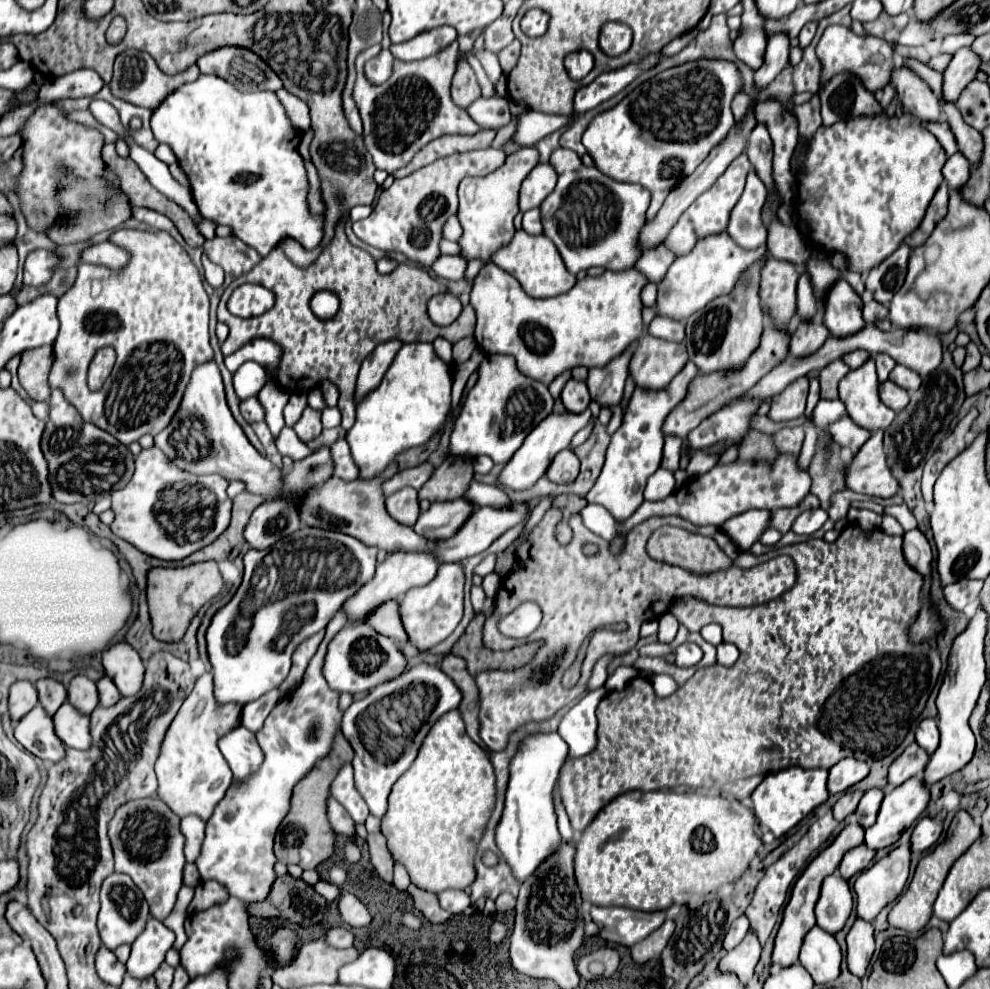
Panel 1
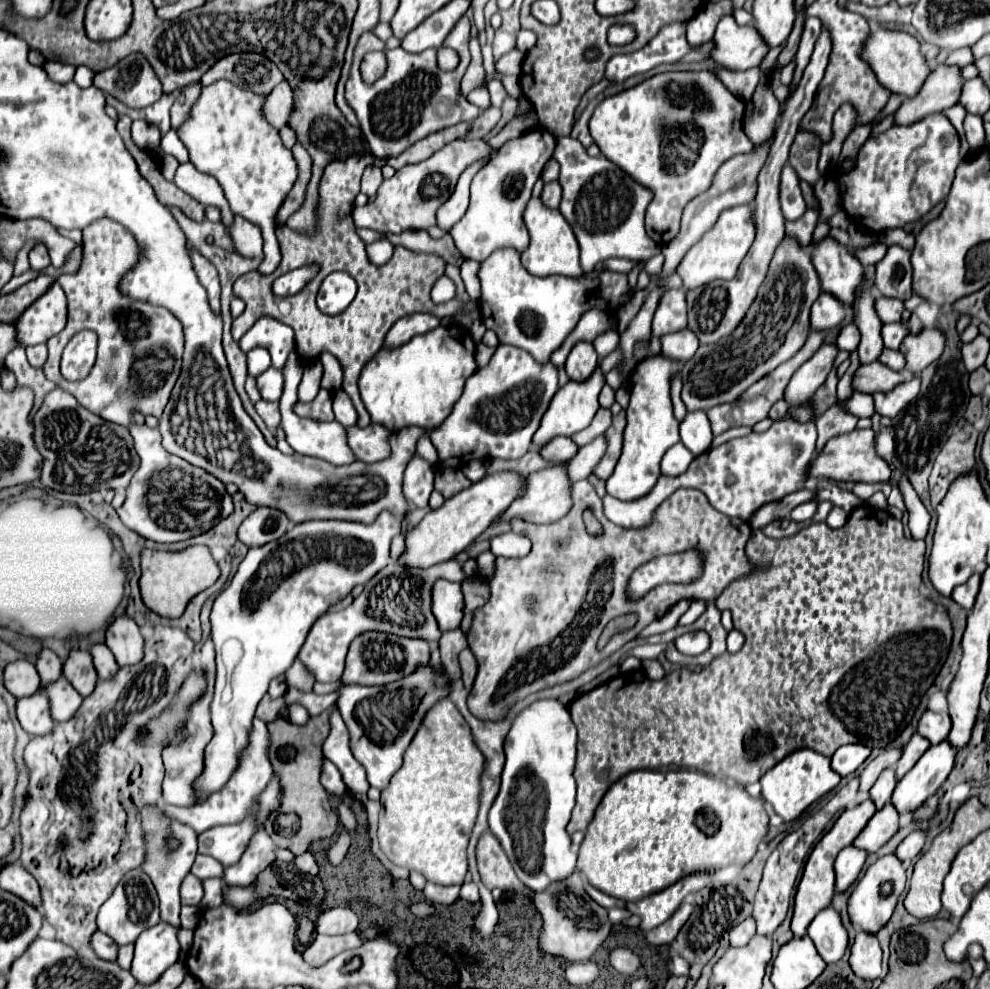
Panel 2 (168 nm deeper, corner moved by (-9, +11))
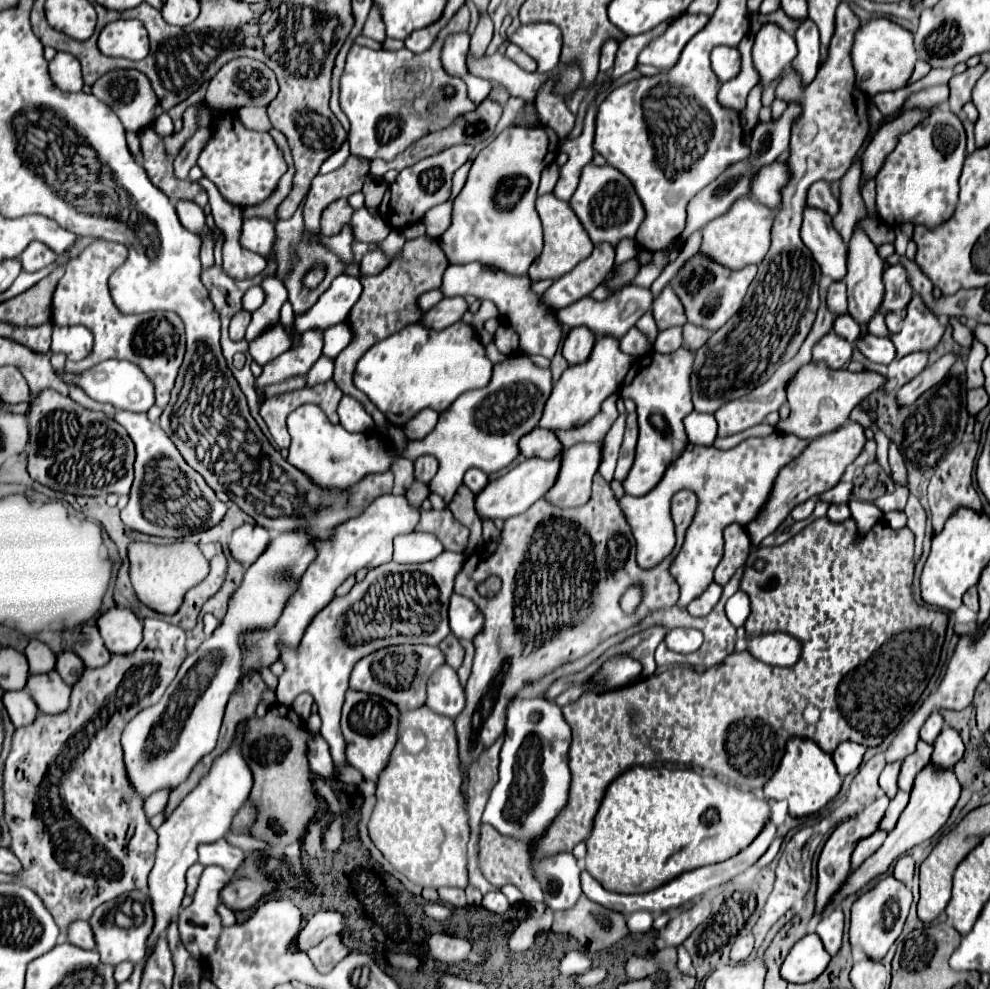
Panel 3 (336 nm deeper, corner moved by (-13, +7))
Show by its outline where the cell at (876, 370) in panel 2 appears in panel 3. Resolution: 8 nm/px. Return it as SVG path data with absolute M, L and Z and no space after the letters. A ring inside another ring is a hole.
M810 361L802 365L786 383L790 417L782 423L776 423L774 429L780 433L792 433L800 439L814 439L824 433L830 433L832 429L844 425L850 417L850 411L884 383L886 383L886 377L874 371L862 371L862 373L850 373L848 369L834 371L822 361L818 363Z

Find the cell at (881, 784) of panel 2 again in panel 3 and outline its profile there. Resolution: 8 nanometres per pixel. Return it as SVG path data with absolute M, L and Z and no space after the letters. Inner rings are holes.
M894 761L894 763L888 763L884 767L884 771L880 773L880 787L886 791L886 795L892 799L898 791L898 785L896 785L896 779L898 779L898 773L900 773L900 761Z

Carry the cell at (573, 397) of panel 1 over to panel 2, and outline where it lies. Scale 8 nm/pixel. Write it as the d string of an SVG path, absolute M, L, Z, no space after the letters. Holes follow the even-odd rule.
M578 343L566 359L566 373L572 381L586 381L596 371L596 365L598 357L592 343Z

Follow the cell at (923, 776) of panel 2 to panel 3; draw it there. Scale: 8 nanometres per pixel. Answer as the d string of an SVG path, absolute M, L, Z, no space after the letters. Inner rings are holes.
M944 727L940 731L940 735L936 737L932 761L936 761L936 765L948 769L948 767L956 765L956 761L962 757L962 753L964 753L964 743L962 743L958 731L952 727Z

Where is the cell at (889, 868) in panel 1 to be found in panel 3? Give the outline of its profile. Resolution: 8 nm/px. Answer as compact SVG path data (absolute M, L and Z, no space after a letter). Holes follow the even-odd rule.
M892 875L878 881L870 891L858 897L852 905L852 919L850 919L850 947L858 947L868 959L882 961L892 943L902 933L904 921L908 917L912 903L912 893L906 885L900 885Z

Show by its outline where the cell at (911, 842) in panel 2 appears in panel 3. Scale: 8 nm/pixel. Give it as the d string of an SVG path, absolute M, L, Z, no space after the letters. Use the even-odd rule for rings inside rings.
M904 855L898 859L896 867L894 867L894 877L898 881L902 881L904 885L910 885L912 883L912 877L914 877L914 859Z

